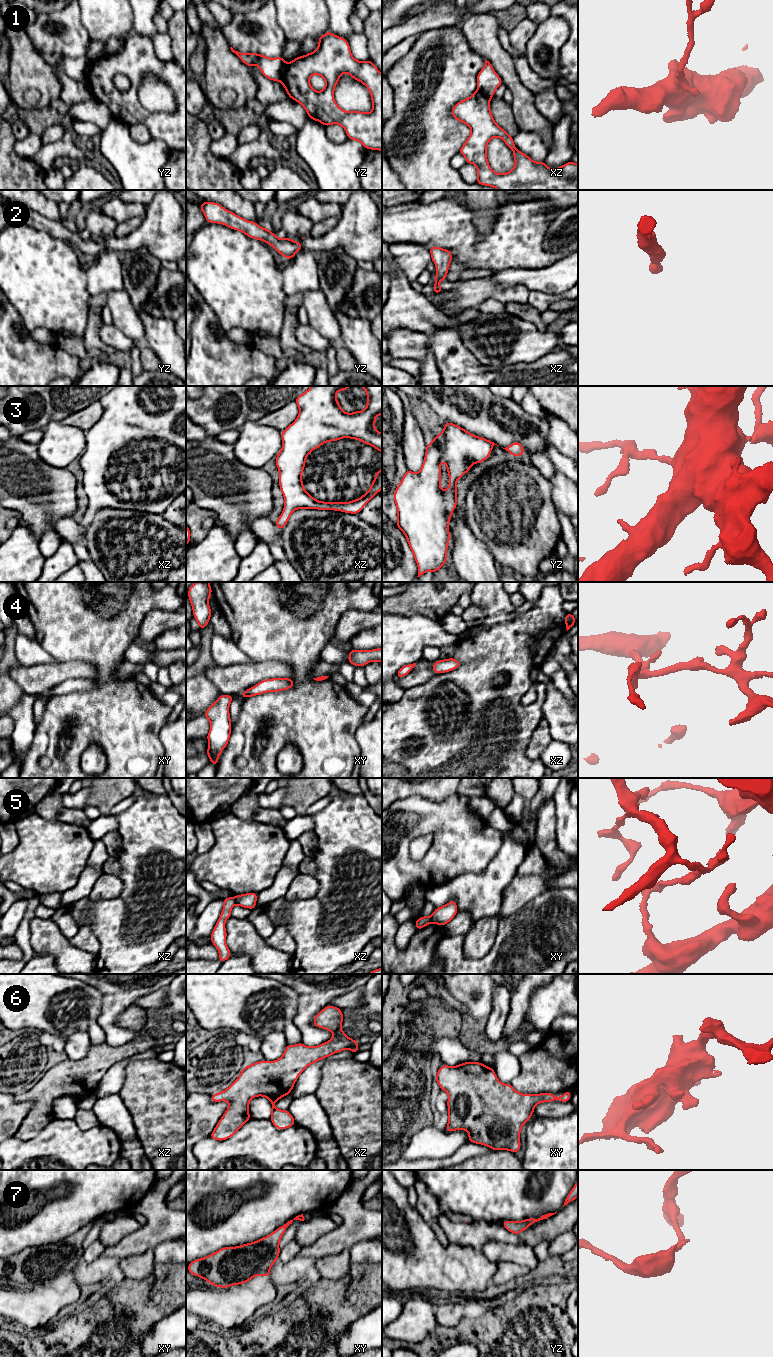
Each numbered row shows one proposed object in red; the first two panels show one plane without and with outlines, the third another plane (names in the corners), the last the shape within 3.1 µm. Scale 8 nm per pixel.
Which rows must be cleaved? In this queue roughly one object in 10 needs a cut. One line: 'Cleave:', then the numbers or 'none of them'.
Cleave: 1, 5

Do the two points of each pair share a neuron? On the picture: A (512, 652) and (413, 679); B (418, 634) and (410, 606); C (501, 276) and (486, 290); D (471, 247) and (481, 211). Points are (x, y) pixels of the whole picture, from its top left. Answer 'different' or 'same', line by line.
A: different
B: different
C: different
D: different

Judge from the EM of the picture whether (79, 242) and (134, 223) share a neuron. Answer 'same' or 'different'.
different

